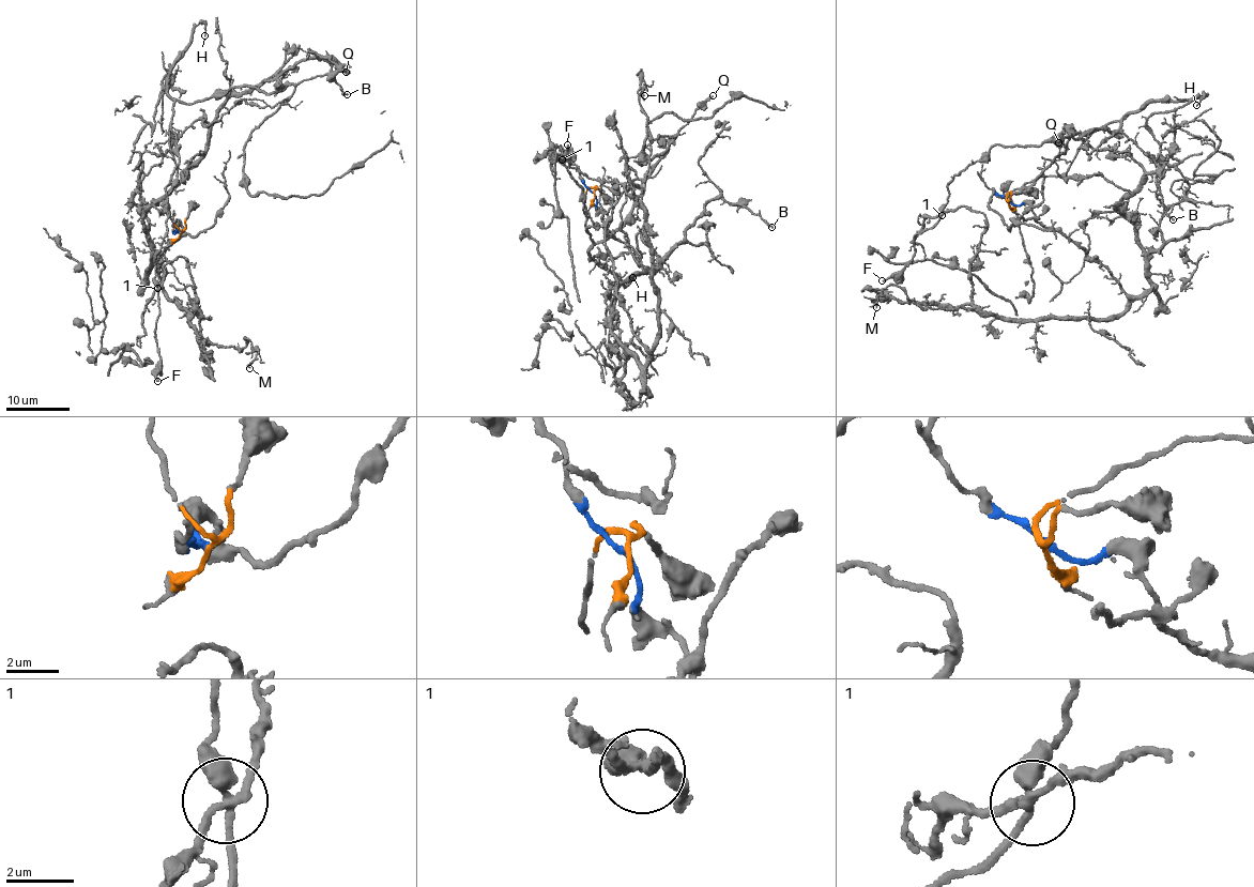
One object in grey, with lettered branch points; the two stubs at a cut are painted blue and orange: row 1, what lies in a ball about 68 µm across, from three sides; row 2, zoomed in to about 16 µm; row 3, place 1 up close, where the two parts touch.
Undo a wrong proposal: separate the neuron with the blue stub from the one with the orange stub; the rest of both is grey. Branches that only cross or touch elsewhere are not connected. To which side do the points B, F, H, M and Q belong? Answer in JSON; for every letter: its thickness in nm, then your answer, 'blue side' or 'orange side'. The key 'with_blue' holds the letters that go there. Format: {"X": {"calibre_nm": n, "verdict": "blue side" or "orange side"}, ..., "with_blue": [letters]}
{"B": {"calibre_nm": 170, "verdict": "blue side"}, "F": {"calibre_nm": 240, "verdict": "orange side"}, "H": {"calibre_nm": 150, "verdict": "orange side"}, "M": {"calibre_nm": 180, "verdict": "blue side"}, "Q": {"calibre_nm": 280, "verdict": "orange side"}, "with_blue": ["B", "M"]}

